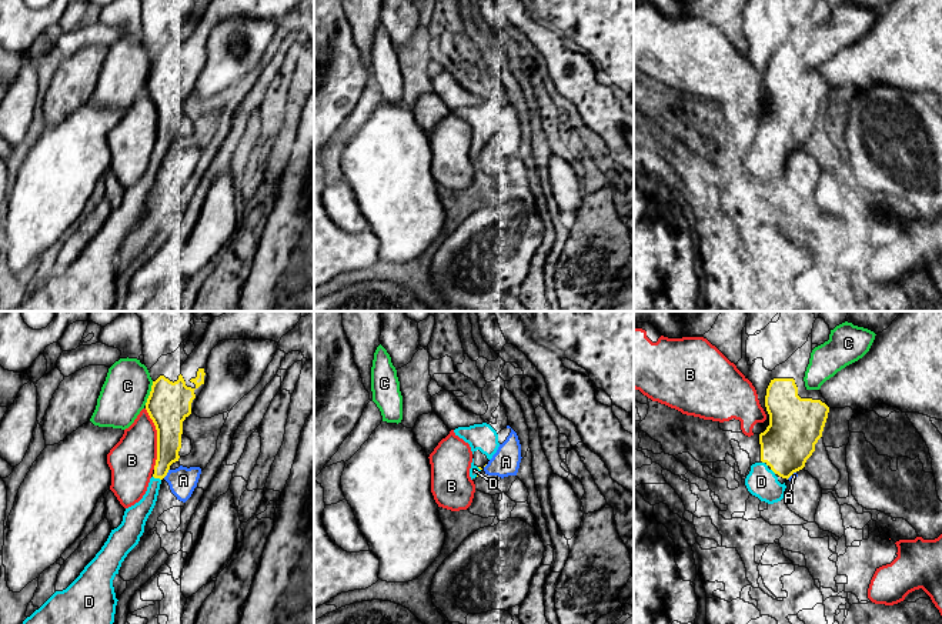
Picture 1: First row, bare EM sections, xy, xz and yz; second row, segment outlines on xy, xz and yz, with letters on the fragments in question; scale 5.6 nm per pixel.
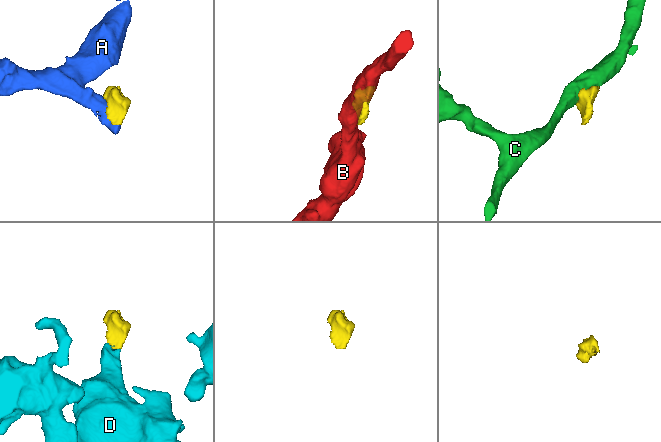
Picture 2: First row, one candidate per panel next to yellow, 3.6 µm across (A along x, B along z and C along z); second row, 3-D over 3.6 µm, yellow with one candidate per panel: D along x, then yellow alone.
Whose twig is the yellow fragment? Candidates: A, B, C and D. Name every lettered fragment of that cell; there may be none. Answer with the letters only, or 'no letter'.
D

